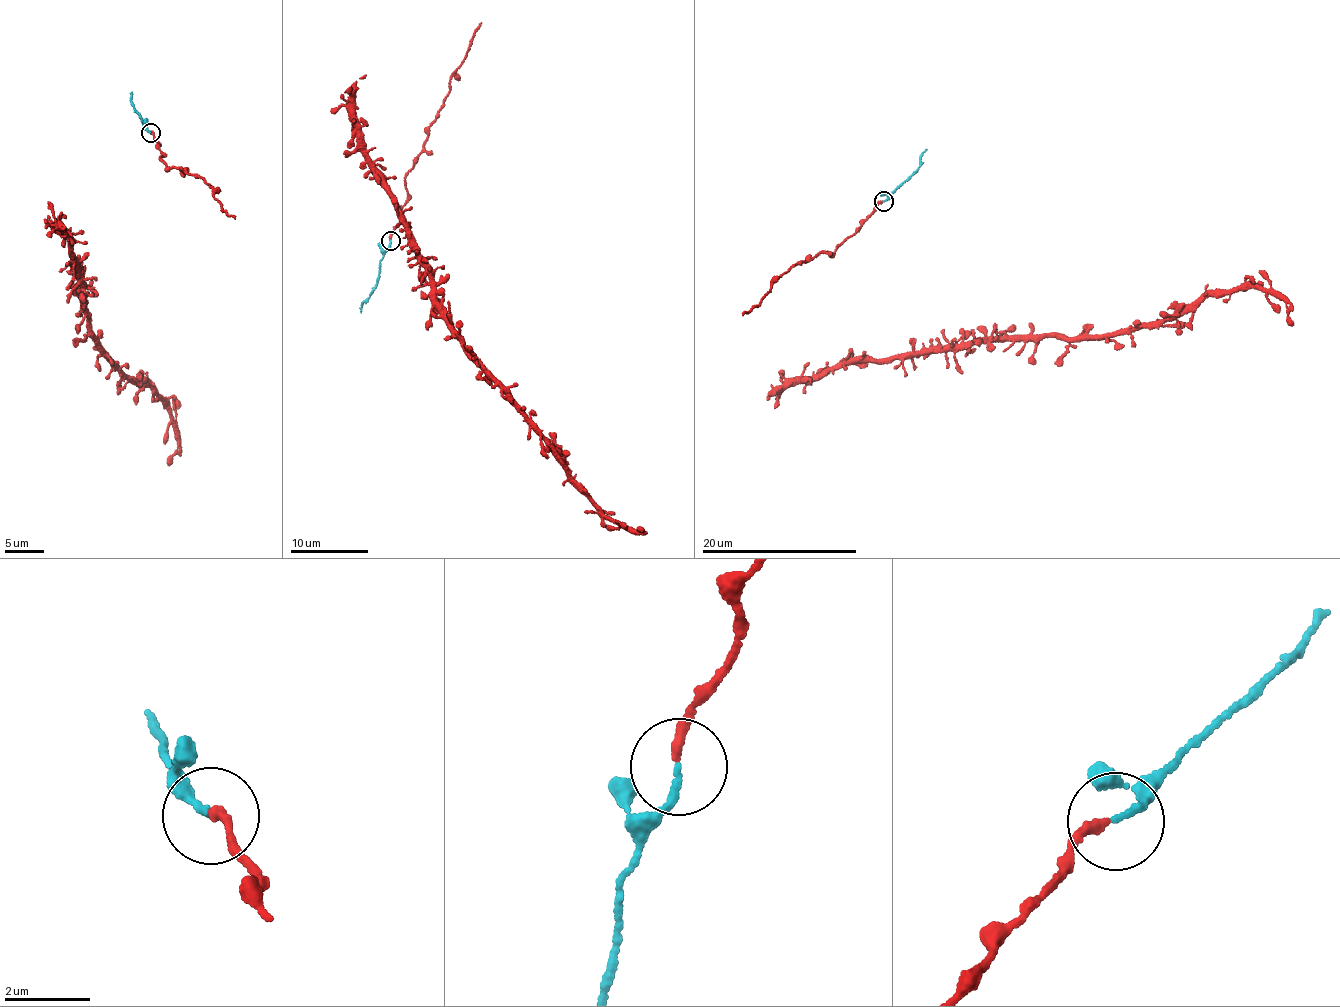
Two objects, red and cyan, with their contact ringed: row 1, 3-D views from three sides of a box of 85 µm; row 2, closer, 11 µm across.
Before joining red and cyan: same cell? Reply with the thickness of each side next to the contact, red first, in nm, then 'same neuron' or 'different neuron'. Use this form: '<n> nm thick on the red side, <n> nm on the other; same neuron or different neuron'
200 nm thick on the red side, 160 nm on the other; same neuron

